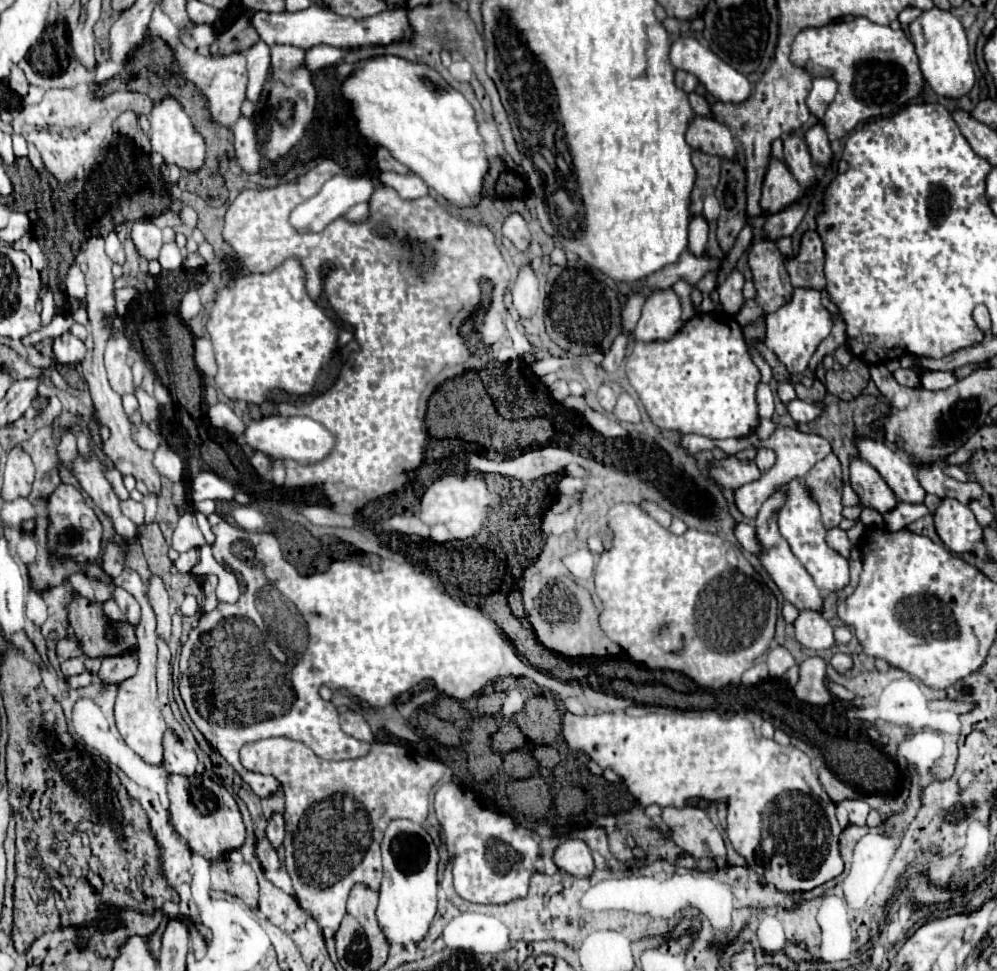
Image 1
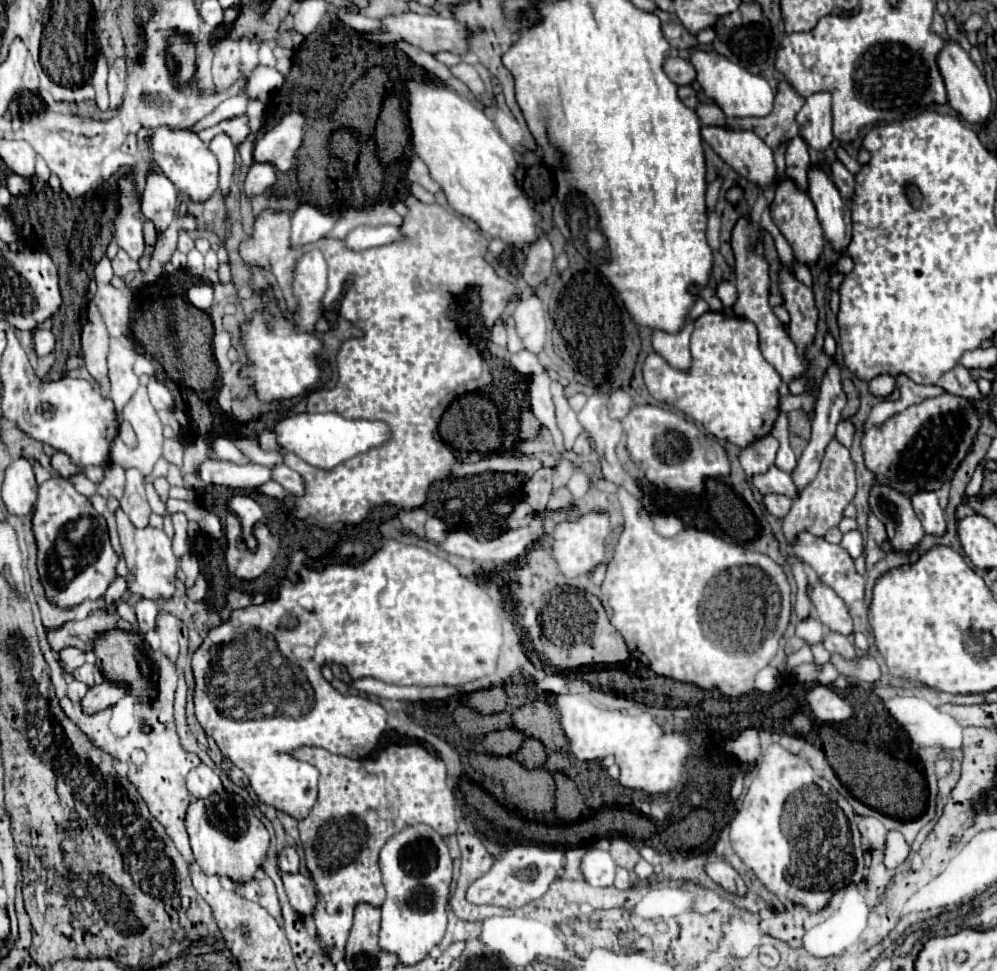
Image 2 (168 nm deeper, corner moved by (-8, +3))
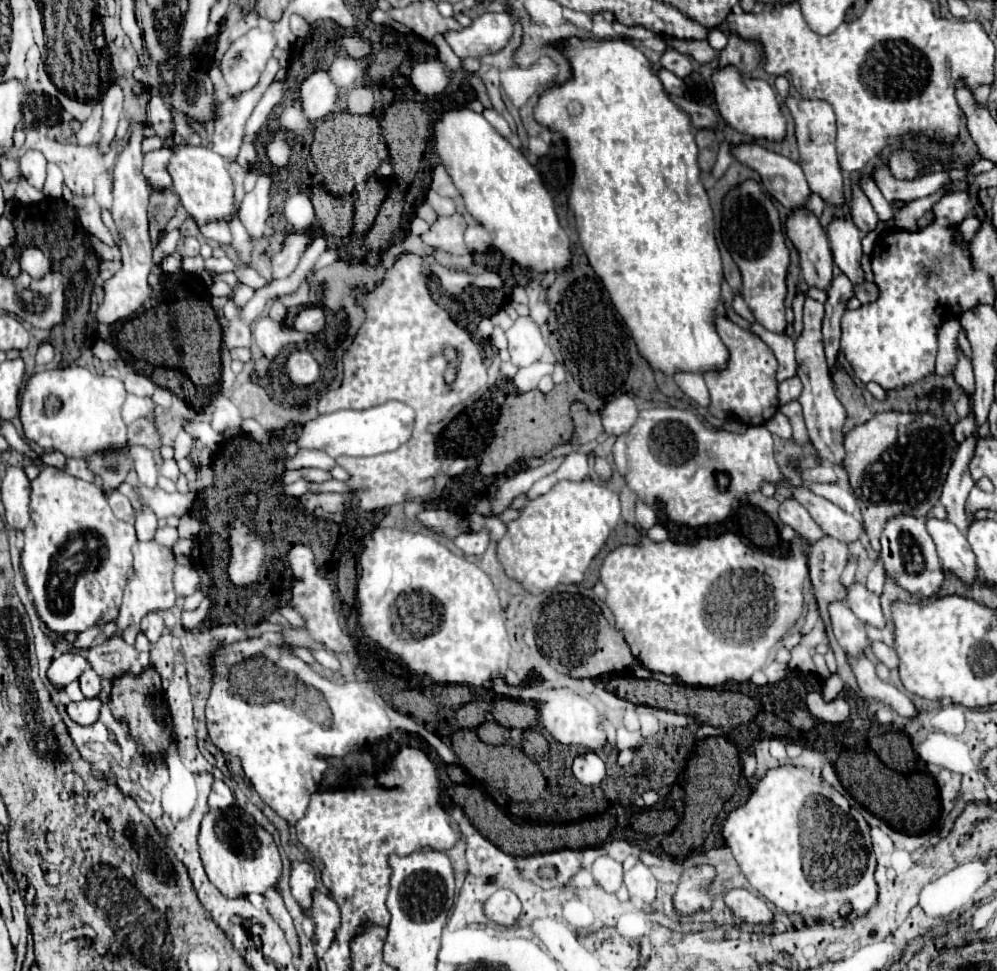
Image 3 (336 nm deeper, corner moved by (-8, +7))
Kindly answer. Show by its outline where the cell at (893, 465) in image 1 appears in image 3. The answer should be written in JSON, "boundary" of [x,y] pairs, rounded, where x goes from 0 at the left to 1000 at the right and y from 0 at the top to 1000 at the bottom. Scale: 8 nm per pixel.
{"boundary":[[[932,535],[930,547],[940,561],[948,590],[960,594],[968,602],[982,600],[978,570],[974,567],[968,551],[958,541],[944,535]]]}

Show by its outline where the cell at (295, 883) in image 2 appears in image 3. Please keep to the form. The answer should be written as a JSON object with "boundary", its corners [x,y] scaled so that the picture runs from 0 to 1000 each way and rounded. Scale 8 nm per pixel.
{"boundary":[[[316,918],[316,934],[312,936],[312,949],[316,951],[316,961],[318,961],[318,979],[326,981],[332,971],[338,965],[338,957],[342,953],[342,944],[340,944],[340,934],[334,926],[330,926],[328,922],[322,922],[320,918]]]}

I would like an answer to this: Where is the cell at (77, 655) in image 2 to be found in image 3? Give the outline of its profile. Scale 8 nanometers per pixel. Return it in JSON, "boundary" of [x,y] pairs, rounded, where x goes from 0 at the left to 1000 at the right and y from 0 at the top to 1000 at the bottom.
{"boundary":[[[63,673],[59,677],[53,679],[49,691],[47,691],[47,699],[57,708],[63,710],[67,708],[71,701],[79,699],[81,693],[89,687],[89,683],[85,681],[83,675],[79,673]]]}

